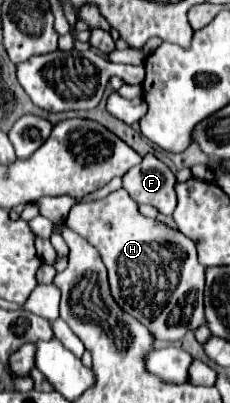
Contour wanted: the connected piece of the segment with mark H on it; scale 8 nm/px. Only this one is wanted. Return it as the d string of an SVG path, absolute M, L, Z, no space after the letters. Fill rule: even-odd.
M124 188L102 200L74 204L66 226L86 238L108 268L114 300L134 318L142 320L156 340L176 342L188 330L206 324L204 316L204 266L198 262L194 240L164 222L140 214L138 204Z

